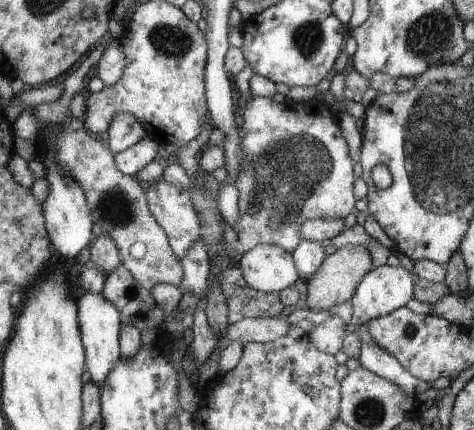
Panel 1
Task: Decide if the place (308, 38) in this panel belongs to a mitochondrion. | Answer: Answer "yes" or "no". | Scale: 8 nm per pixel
yes

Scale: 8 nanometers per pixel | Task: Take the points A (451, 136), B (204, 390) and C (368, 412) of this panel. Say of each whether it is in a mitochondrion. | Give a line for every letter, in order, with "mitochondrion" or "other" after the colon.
A: mitochondrion
B: other
C: mitochondrion

